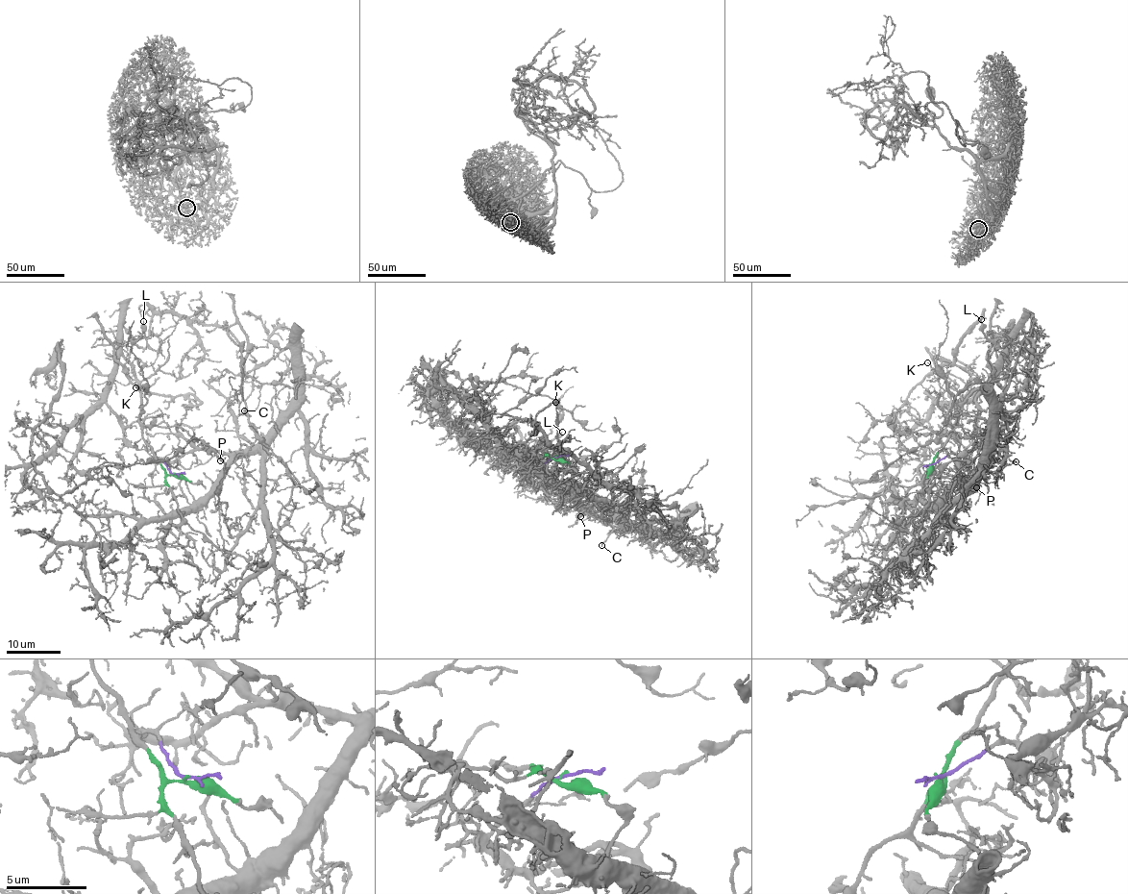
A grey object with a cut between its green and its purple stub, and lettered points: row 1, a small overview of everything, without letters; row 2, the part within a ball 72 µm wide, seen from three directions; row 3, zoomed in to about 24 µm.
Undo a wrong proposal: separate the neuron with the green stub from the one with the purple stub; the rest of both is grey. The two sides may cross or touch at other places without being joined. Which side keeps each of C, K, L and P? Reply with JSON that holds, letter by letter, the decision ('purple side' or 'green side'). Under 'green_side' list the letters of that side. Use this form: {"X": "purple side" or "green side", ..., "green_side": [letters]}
{"C": "purple side", "K": "green side", "L": "green side", "P": "purple side", "green_side": ["K", "L"]}

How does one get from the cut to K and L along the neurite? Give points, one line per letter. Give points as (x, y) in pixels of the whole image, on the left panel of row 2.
K: (174, 474), (161, 468), (146, 443), (138, 419), (146, 403), (146, 391), (135, 388)
L: (174, 474), (161, 468), (146, 443), (139, 418), (142, 400), (127, 377), (125, 363), (143, 321)

